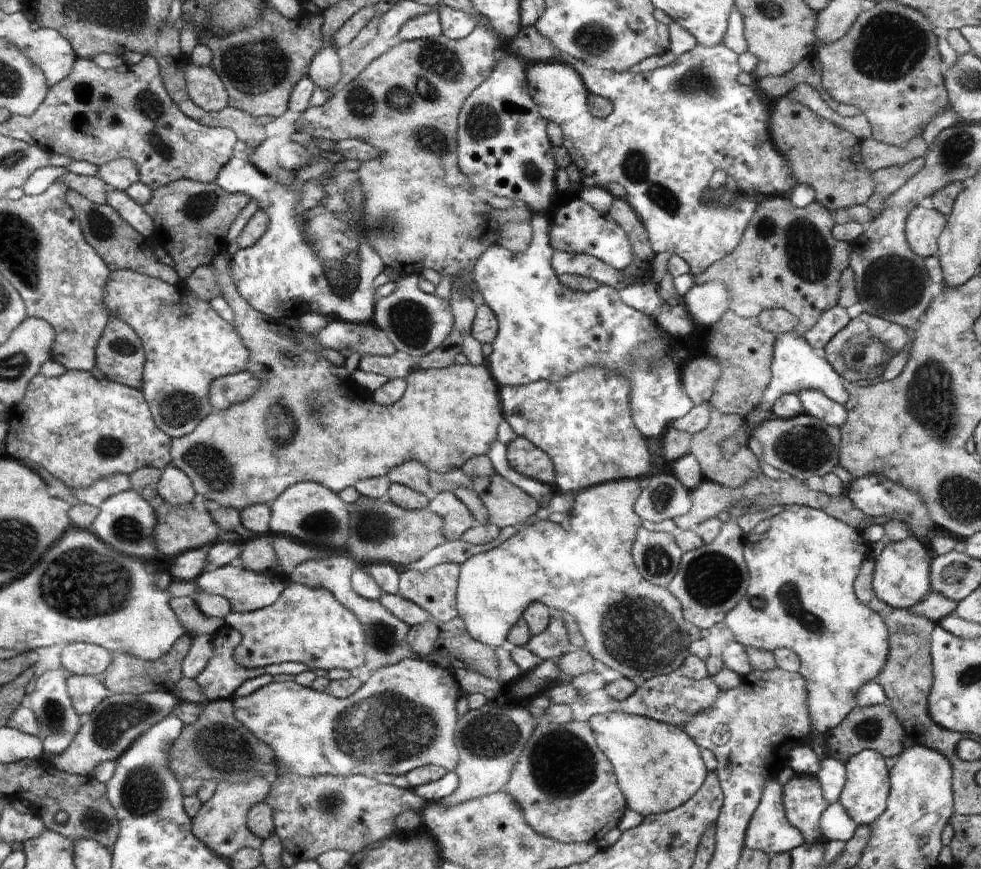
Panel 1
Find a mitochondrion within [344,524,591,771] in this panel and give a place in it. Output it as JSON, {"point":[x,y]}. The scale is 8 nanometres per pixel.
{"point":[487,736]}

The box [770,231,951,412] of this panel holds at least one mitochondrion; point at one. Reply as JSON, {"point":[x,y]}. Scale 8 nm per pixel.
{"point":[893,284]}

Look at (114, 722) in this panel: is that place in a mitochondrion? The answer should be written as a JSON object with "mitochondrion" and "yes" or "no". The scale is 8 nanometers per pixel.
{"mitochondrion":"yes"}

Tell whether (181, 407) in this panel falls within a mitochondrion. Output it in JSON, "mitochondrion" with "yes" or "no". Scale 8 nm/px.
{"mitochondrion":"yes"}

